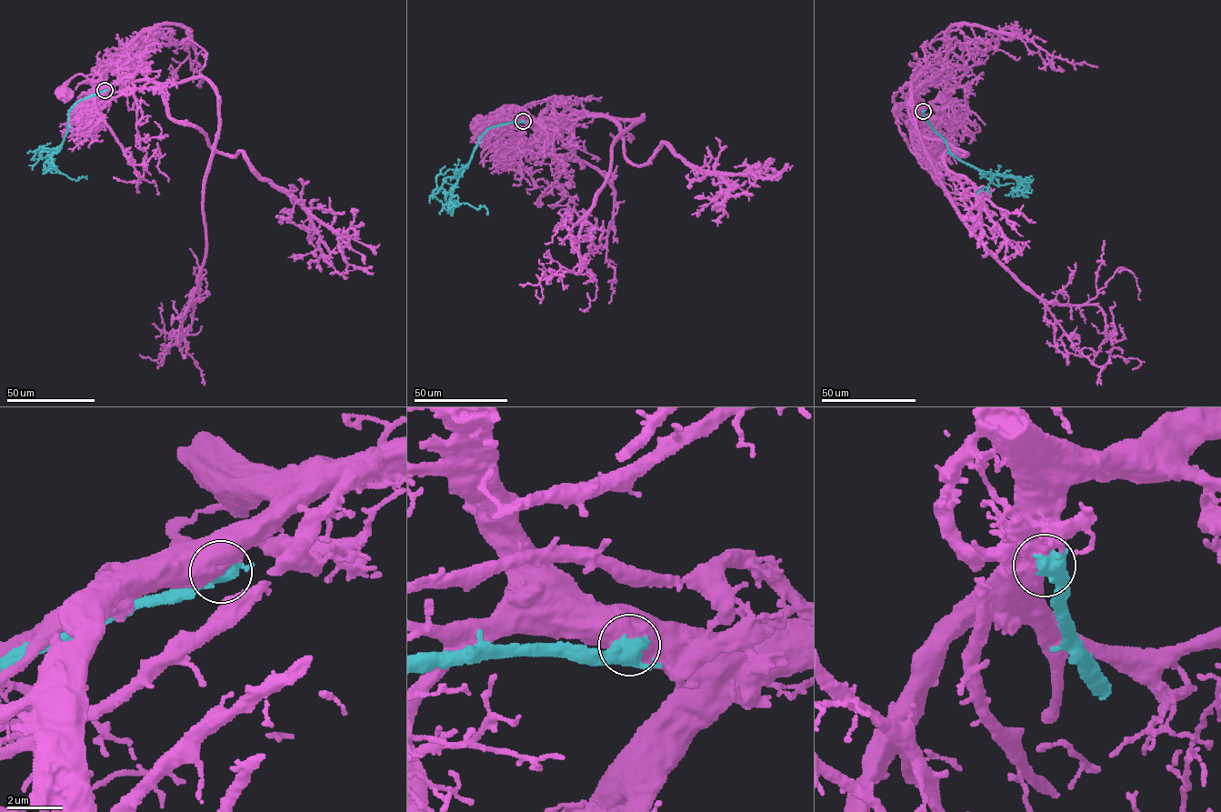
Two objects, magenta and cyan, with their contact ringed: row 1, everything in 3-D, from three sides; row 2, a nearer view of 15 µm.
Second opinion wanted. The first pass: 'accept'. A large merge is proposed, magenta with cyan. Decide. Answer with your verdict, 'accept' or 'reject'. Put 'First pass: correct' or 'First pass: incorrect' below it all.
reject
First pass: incorrect

